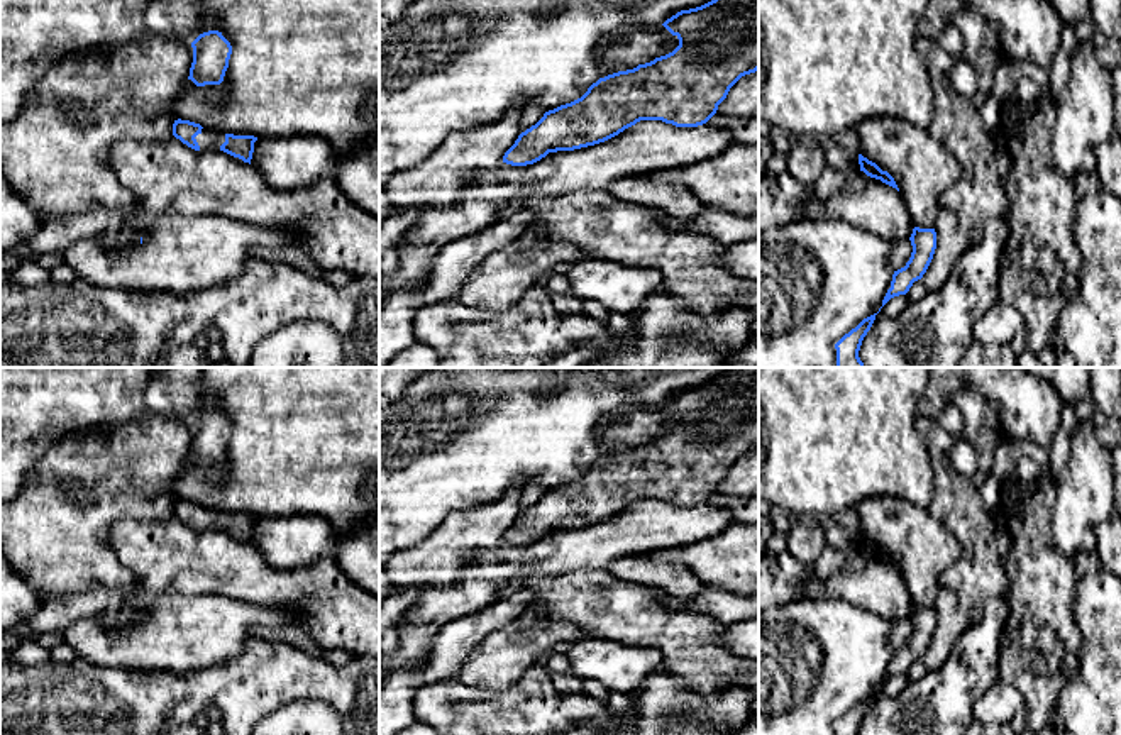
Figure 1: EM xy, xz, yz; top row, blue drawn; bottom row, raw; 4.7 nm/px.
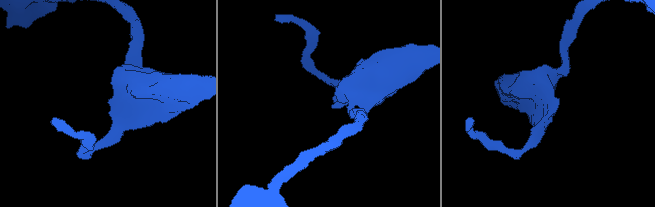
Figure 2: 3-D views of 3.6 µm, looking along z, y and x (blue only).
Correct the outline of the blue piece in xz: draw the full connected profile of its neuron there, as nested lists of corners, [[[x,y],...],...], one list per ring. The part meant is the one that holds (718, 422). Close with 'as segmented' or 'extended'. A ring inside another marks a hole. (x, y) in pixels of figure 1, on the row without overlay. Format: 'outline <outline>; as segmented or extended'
outline [[[726,368],[715,379],[681,390],[662,405],[679,418],[672,432],[599,457],[581,478],[545,491],[518,515],[503,542],[527,545],[549,532],[594,525],[640,500],[662,500],[676,506],[703,505],[716,493],[730,467],[759,449],[759,368]]]; as segmented

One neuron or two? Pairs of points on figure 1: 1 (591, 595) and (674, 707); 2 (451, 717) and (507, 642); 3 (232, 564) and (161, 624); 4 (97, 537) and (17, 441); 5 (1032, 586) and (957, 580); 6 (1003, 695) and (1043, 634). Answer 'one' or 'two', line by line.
1: two
2: two
3: two
4: two
5: two
6: two

